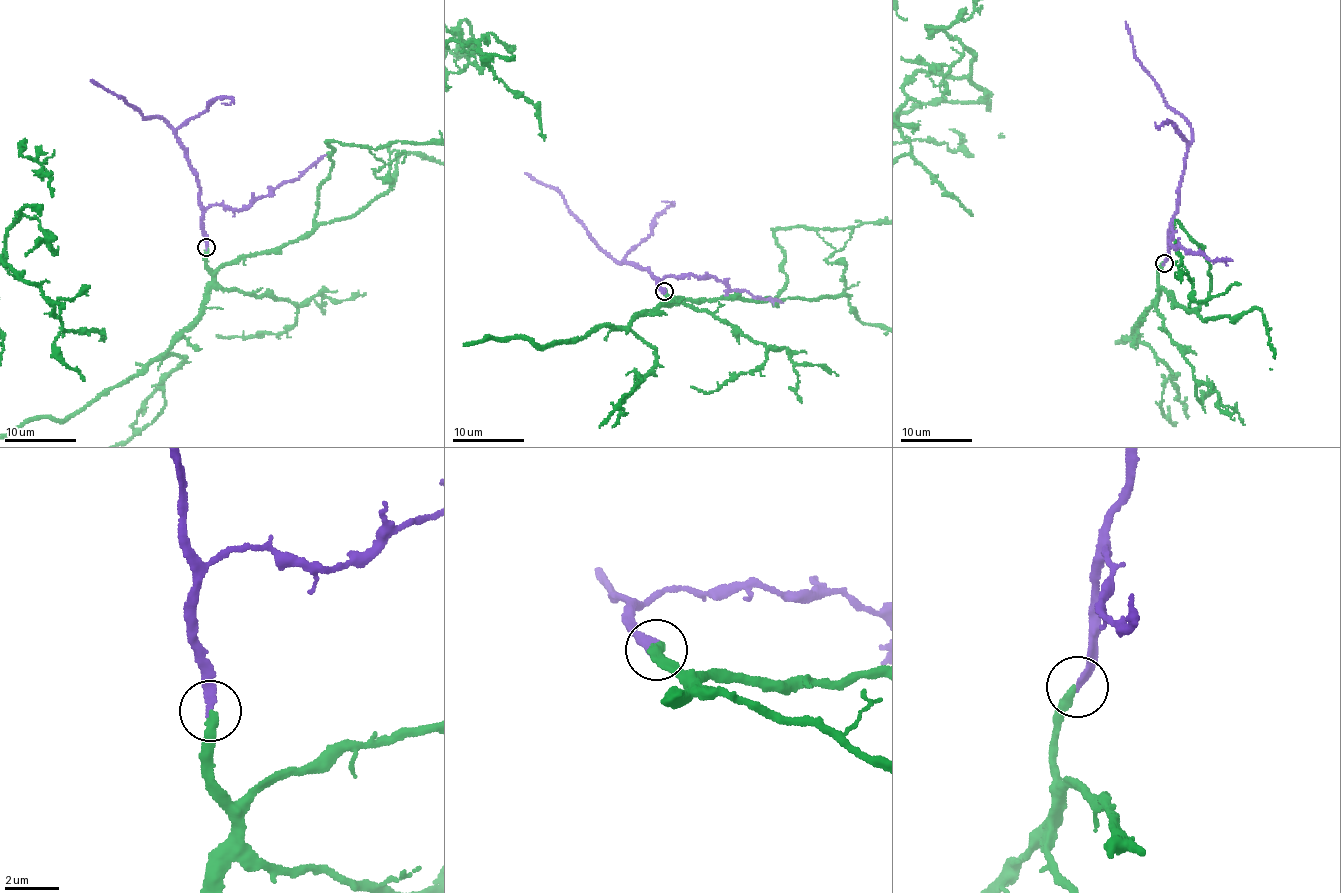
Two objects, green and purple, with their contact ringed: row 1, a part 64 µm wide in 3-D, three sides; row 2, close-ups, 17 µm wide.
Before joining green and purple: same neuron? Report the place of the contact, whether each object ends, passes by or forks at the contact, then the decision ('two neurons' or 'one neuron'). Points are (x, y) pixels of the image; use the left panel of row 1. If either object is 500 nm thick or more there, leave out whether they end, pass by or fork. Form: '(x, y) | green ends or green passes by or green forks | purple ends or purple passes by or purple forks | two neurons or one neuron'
(206, 247) | green ends | purple ends | one neuron

